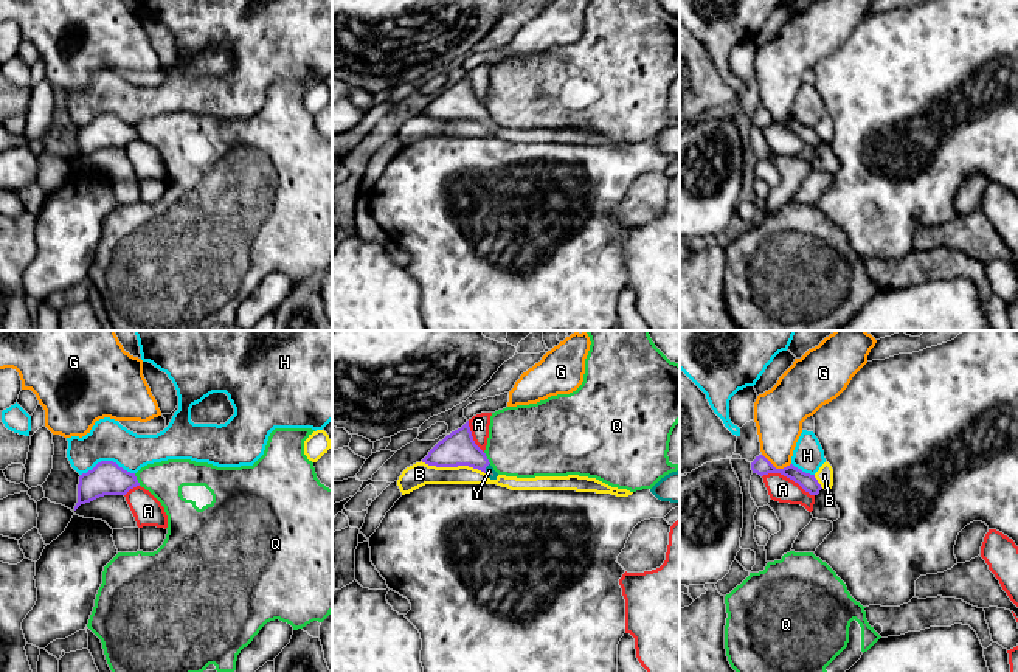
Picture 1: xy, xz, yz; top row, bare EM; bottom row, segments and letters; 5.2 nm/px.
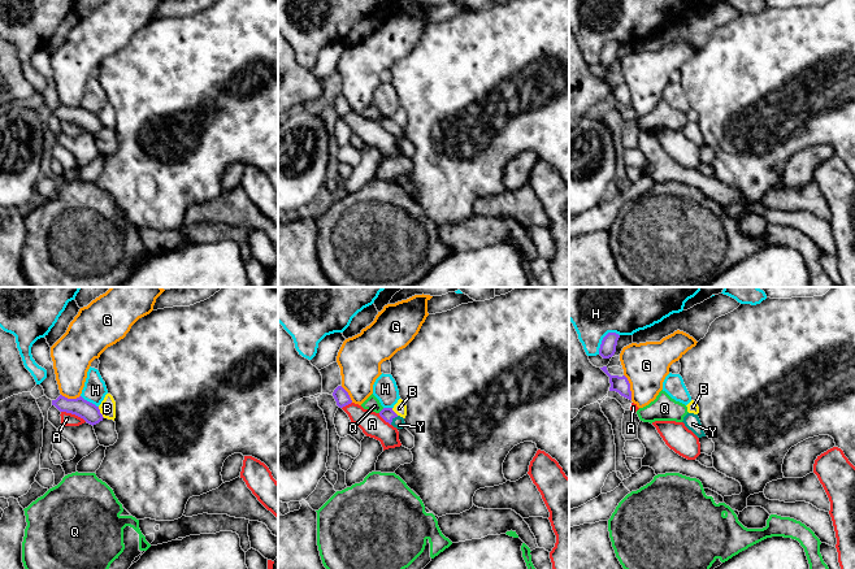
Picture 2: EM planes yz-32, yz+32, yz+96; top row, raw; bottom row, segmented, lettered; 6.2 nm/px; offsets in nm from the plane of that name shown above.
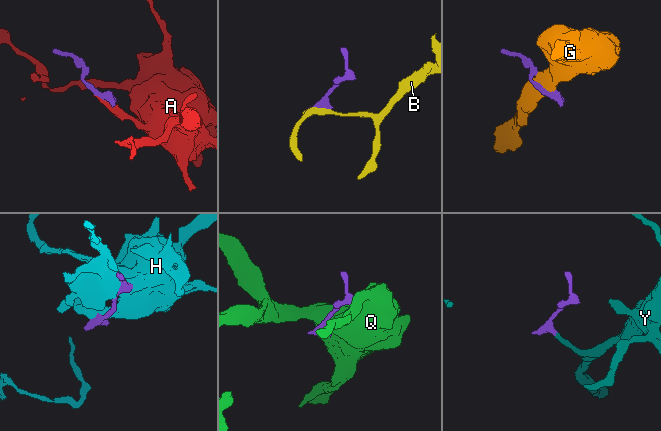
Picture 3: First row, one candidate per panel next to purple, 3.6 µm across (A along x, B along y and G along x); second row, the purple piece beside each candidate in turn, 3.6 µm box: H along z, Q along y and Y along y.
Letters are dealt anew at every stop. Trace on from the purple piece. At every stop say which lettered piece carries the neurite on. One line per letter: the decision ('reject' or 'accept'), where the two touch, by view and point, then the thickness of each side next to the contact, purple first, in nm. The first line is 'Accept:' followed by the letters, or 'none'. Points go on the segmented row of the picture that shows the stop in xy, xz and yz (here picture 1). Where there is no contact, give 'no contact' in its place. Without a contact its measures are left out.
Accept: Y
A: reject; contact yz (789, 477); calibres 90 and 140 nm
B: reject; contact xz (453, 466); calibres 180 and 120 nm
G: reject; contact yz (775, 467); calibres 90 and 240 nm
H: reject; contact xy (107, 461); calibres 180 and 200 nm
Q: reject; contact xy (137, 480); calibres 180 and 190 nm
Y: accept; contact xz (486, 466); calibres 180 and 50 nm

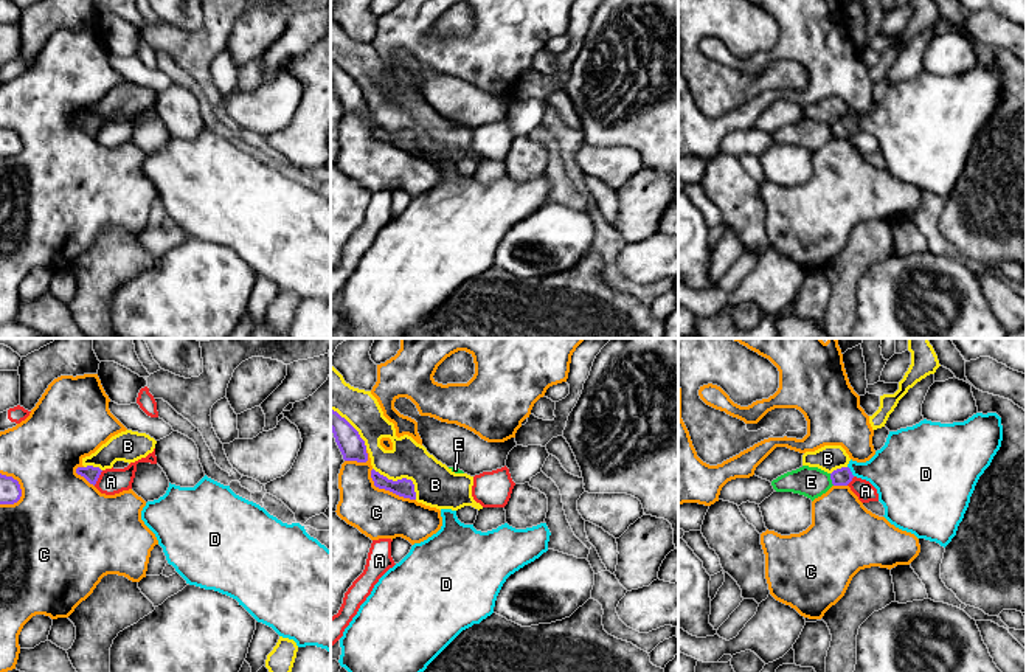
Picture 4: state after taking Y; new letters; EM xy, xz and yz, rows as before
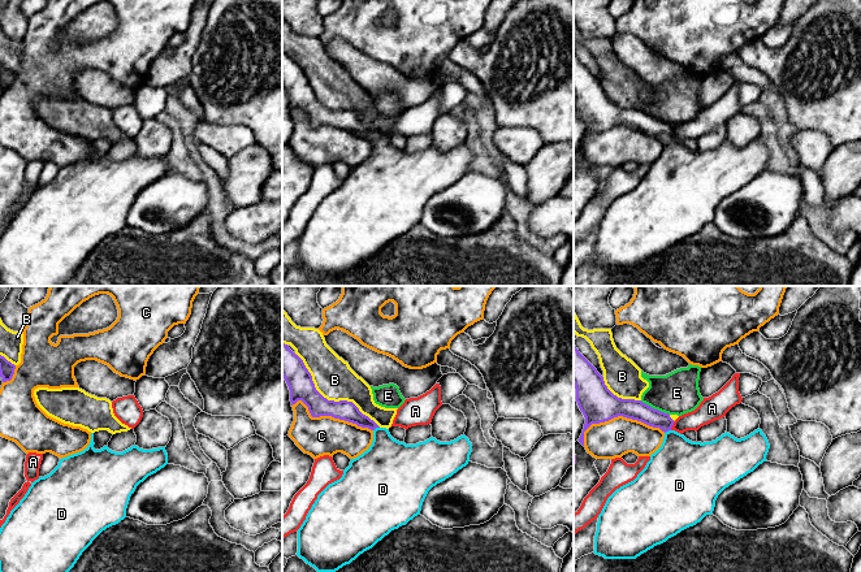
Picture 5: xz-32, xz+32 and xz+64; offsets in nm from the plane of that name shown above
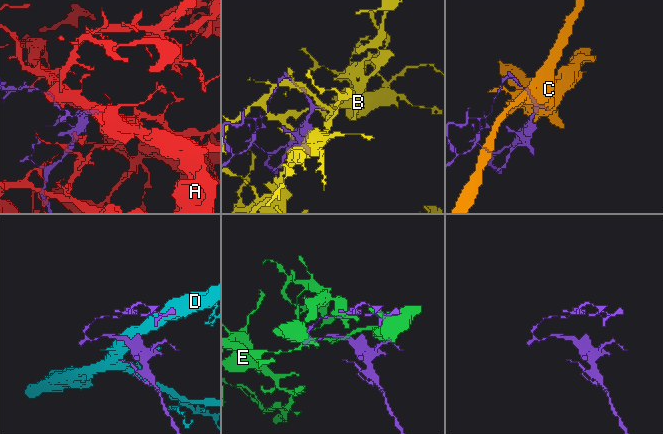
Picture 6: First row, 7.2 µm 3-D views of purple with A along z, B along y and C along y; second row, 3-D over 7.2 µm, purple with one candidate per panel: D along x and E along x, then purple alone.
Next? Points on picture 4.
Accept: D
A: reject; contact xy (98, 477); calibres 80 and 140 nm
B: reject; contact xz (401, 480); calibres 100 and 220 nm
C: reject; contact xz (388, 489); calibres 100 and 260 nm
D: accept; contact yz (849, 471); calibres 100 and 300 nm
E: reject; contact yz (831, 478); calibres 100 and 160 nm

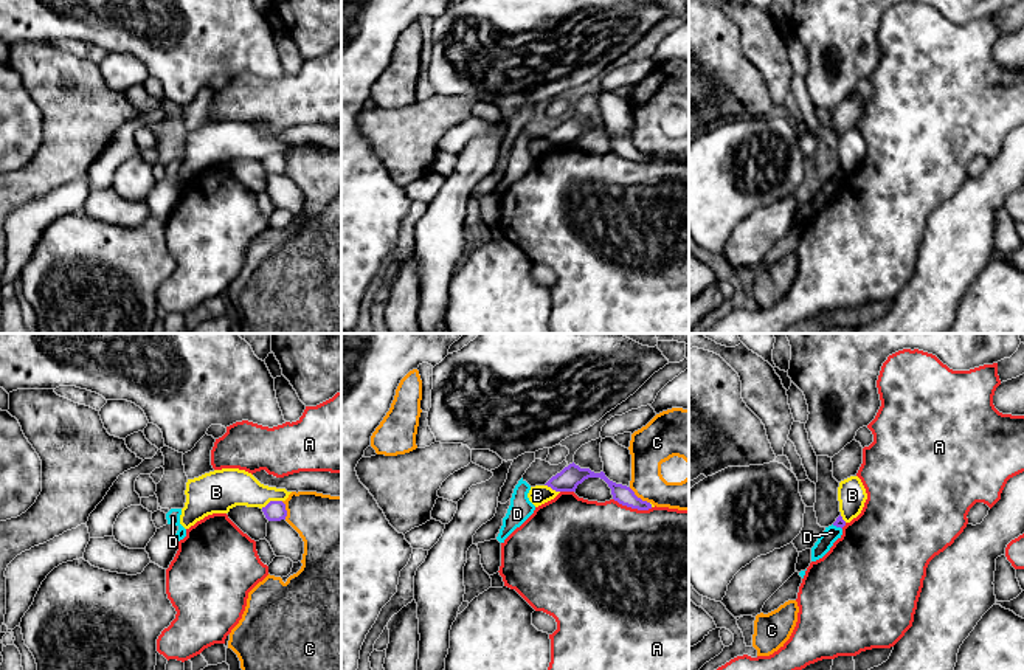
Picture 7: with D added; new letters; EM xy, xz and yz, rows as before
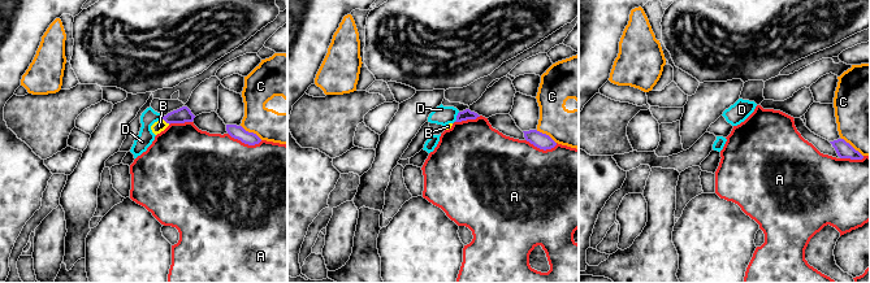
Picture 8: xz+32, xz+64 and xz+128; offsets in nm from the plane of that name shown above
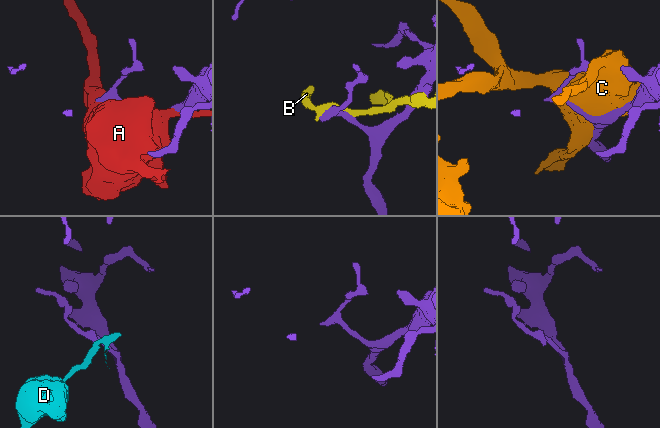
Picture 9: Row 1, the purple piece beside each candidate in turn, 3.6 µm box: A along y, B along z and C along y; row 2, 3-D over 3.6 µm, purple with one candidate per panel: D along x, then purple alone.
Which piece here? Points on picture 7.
Accept: none
A: reject; contact xz (633, 507); calibres 100 and 500 nm
B: reject; contact xy (270, 501); calibres 110 and 220 nm
C: reject; contact xz (640, 498); calibres 100 and 180 nm
D: reject; contact yz (837, 526); calibres 50 and 80 nm

